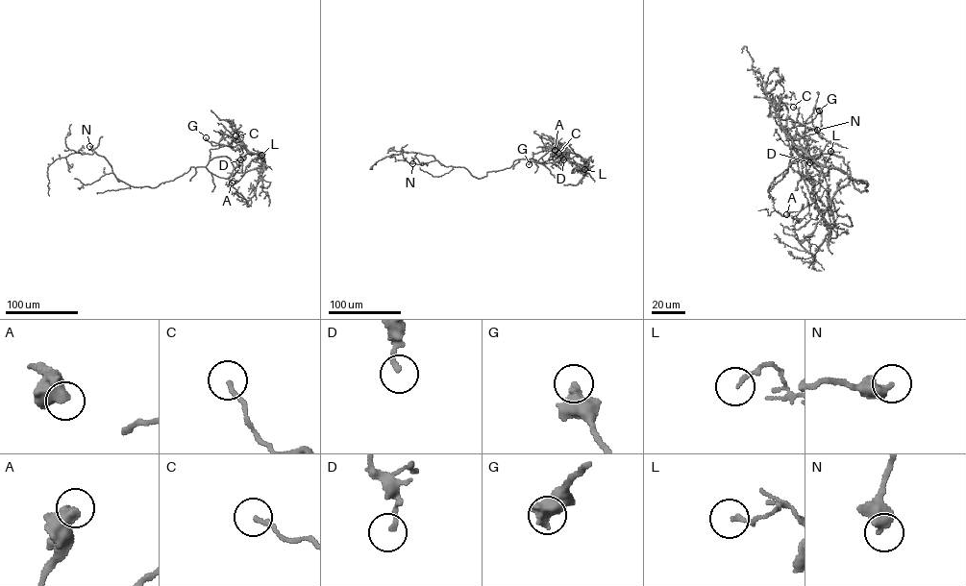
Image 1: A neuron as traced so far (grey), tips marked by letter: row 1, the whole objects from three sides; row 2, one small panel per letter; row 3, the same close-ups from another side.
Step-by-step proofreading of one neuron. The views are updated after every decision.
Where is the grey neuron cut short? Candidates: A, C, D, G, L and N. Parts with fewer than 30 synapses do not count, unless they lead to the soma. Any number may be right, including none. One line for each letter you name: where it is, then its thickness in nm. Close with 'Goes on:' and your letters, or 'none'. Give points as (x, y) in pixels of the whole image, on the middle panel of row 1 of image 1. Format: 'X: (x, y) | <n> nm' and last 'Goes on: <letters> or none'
Goes on: none

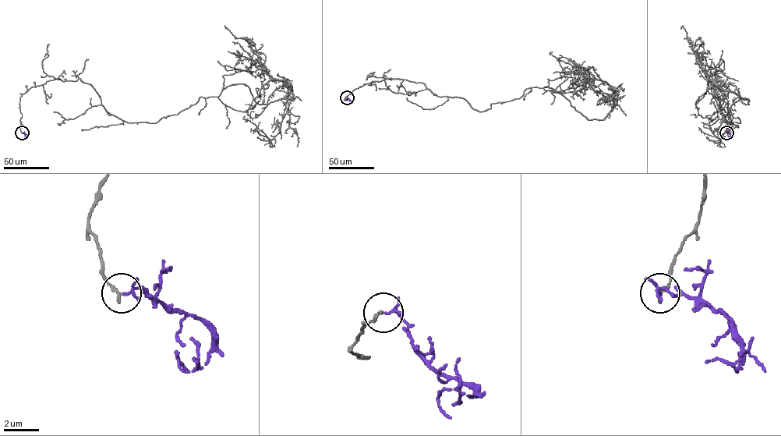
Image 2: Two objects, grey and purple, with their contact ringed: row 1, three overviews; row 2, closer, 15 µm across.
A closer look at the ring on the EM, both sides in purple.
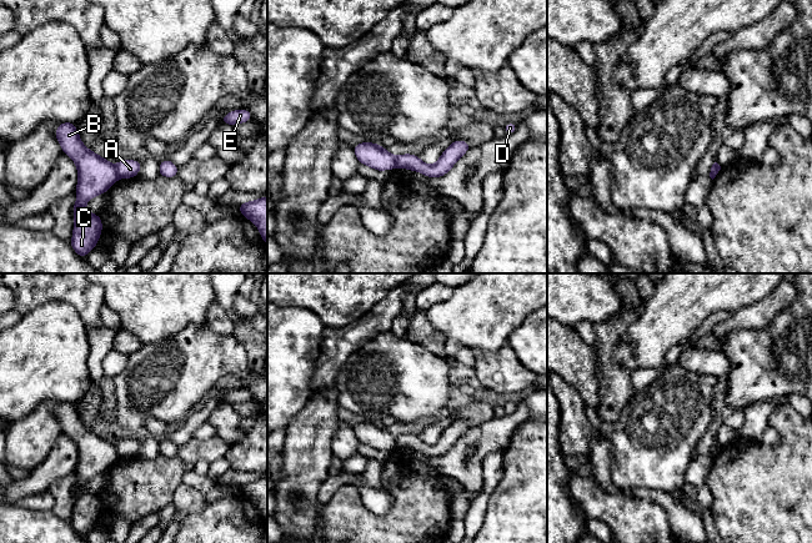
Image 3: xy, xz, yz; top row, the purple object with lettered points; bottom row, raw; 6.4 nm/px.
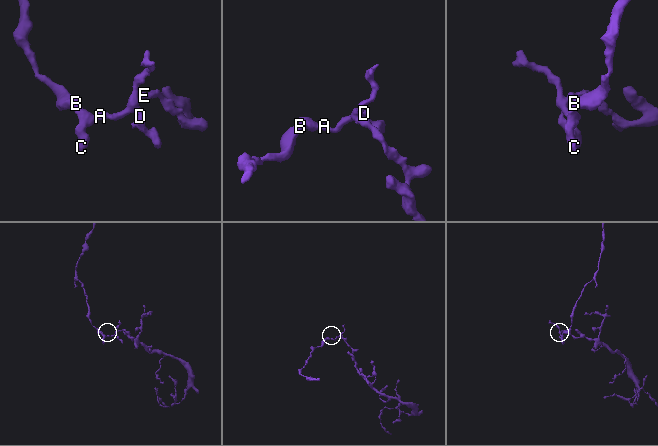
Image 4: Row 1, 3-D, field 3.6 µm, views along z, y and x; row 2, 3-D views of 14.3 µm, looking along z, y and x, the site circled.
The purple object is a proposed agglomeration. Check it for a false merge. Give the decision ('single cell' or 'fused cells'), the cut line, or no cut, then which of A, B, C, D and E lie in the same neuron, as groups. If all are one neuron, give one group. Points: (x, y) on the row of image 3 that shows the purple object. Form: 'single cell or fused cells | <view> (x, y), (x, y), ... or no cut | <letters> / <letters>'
fused cells | xy (115, 167), (119, 176) | A D E / B C

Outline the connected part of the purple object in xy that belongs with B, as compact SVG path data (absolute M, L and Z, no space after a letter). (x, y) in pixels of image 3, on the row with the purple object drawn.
M61 122L55 130L62 152L77 166L77 200L74 211L74 235L70 241L75 252L85 258L101 235L102 222L99 215L86 212L84 205L96 195L106 191L116 182L116 167L106 159L86 149L76 131L76 124Z

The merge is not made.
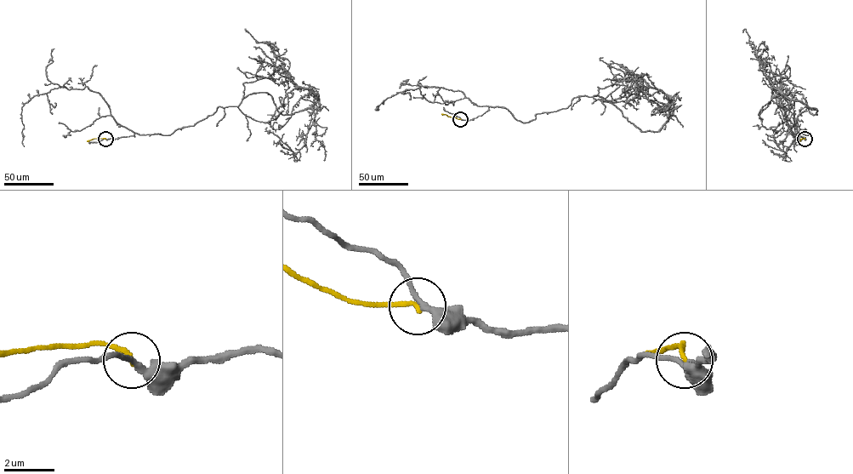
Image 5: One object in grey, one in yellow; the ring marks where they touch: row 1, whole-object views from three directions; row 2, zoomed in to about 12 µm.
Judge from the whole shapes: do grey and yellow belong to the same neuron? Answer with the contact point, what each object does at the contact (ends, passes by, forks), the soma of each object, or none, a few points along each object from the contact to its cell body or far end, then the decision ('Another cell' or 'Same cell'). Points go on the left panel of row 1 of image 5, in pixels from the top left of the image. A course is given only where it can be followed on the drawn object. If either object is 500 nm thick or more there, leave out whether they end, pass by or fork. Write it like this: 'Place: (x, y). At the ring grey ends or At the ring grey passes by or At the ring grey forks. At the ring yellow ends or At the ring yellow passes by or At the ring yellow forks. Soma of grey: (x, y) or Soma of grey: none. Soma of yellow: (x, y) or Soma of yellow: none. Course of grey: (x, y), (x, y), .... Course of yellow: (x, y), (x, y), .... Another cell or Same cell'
Place: (105, 139). At the ring grey passes by. At the ring yellow ends. Soma of grey: none. Soma of yellow: none. Course of grey: (105, 139), (170, 134), (258, 93), (282, 115), (308, 108), (315, 115), (296, 153), (267, 128). Course of yellow: (105, 139), (94, 139), (87, 141). Same cell

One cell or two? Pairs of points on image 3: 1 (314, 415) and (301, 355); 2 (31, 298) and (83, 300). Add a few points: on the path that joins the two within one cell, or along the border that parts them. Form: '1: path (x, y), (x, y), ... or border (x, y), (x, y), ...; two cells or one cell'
1: border (312, 395), (291, 418); two cells
2: path (44, 292), (70, 292); one cell

